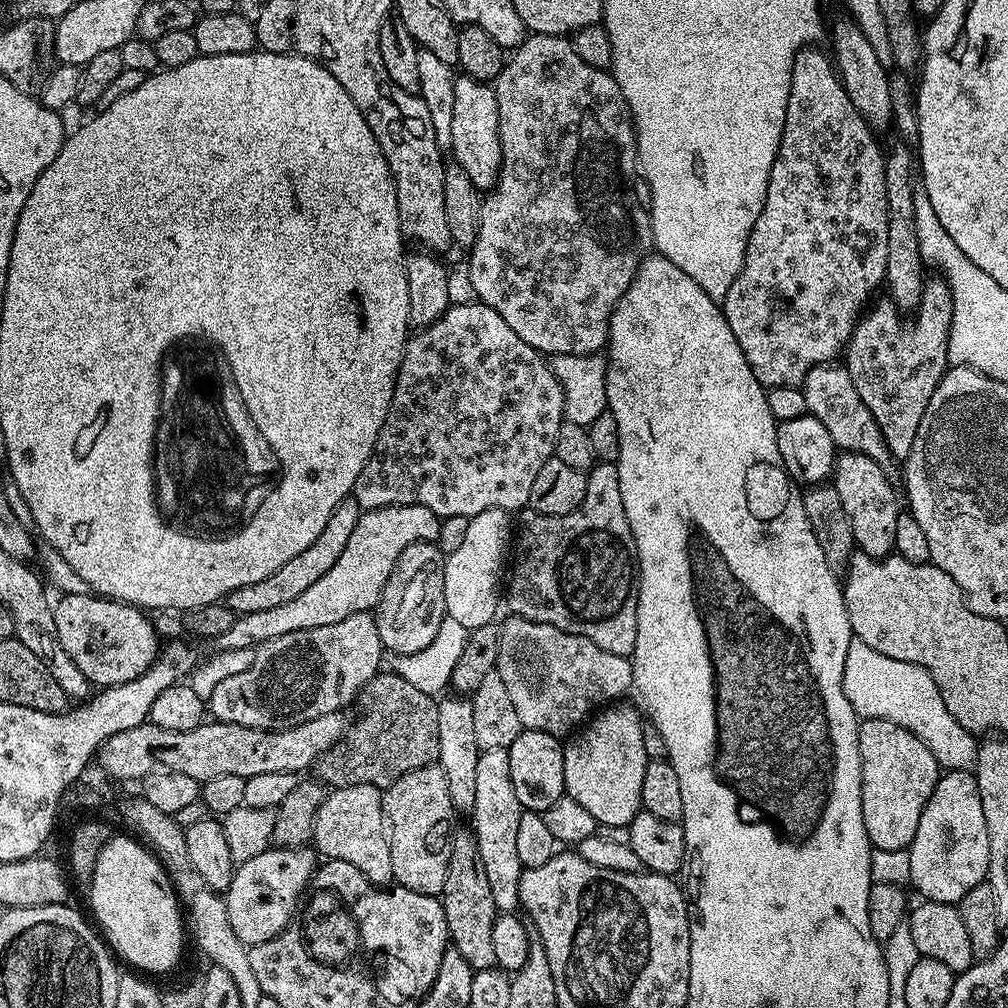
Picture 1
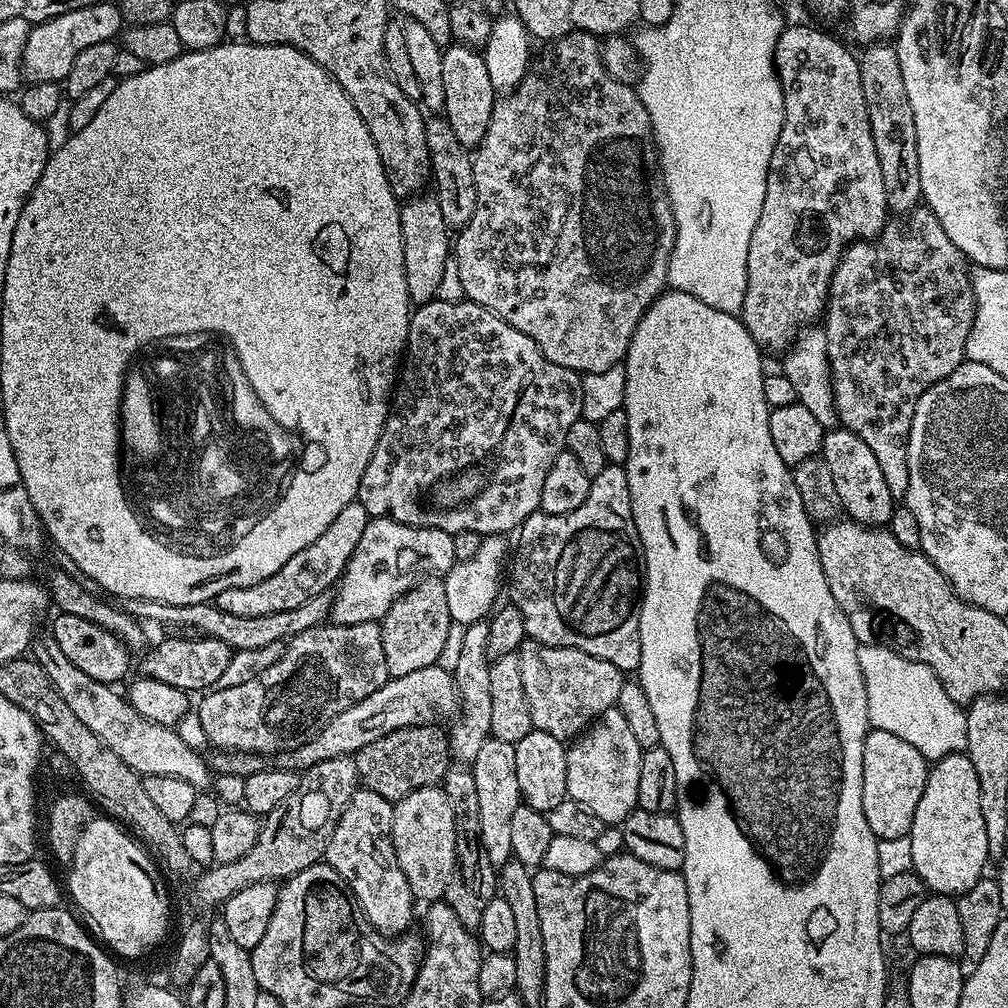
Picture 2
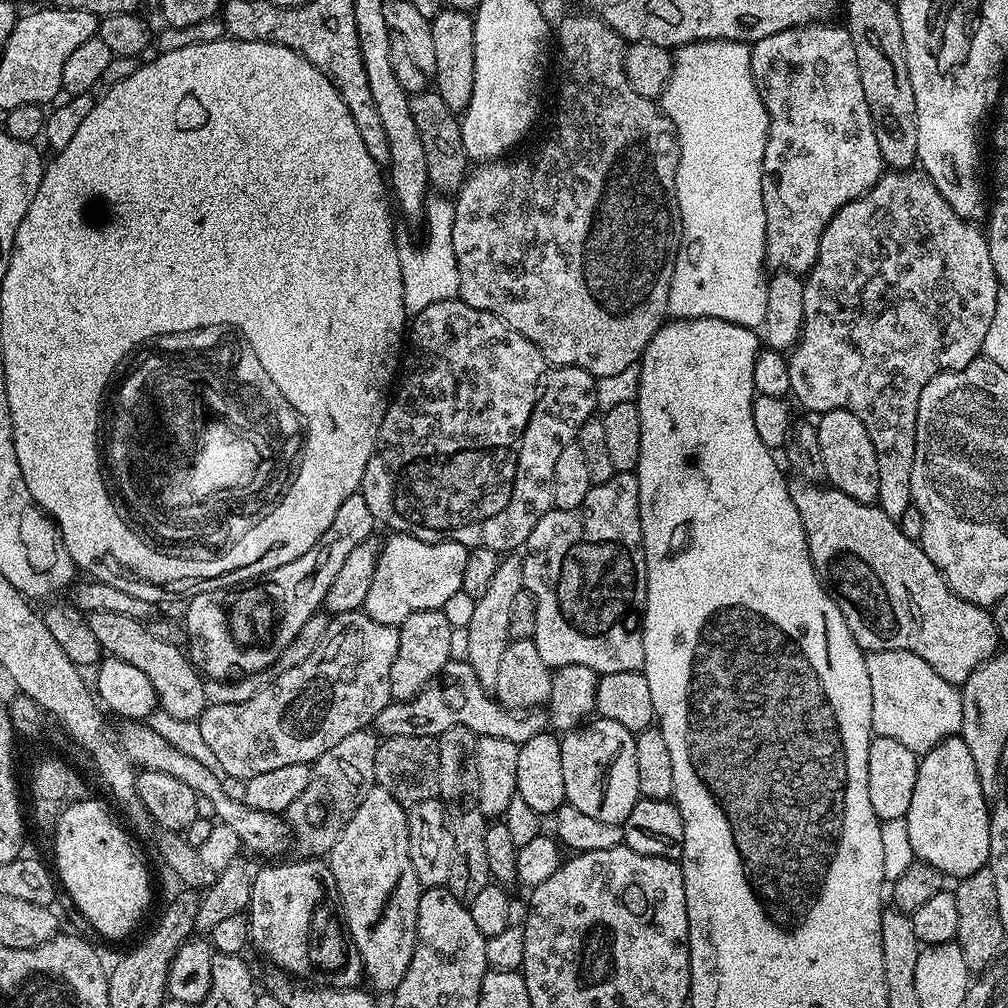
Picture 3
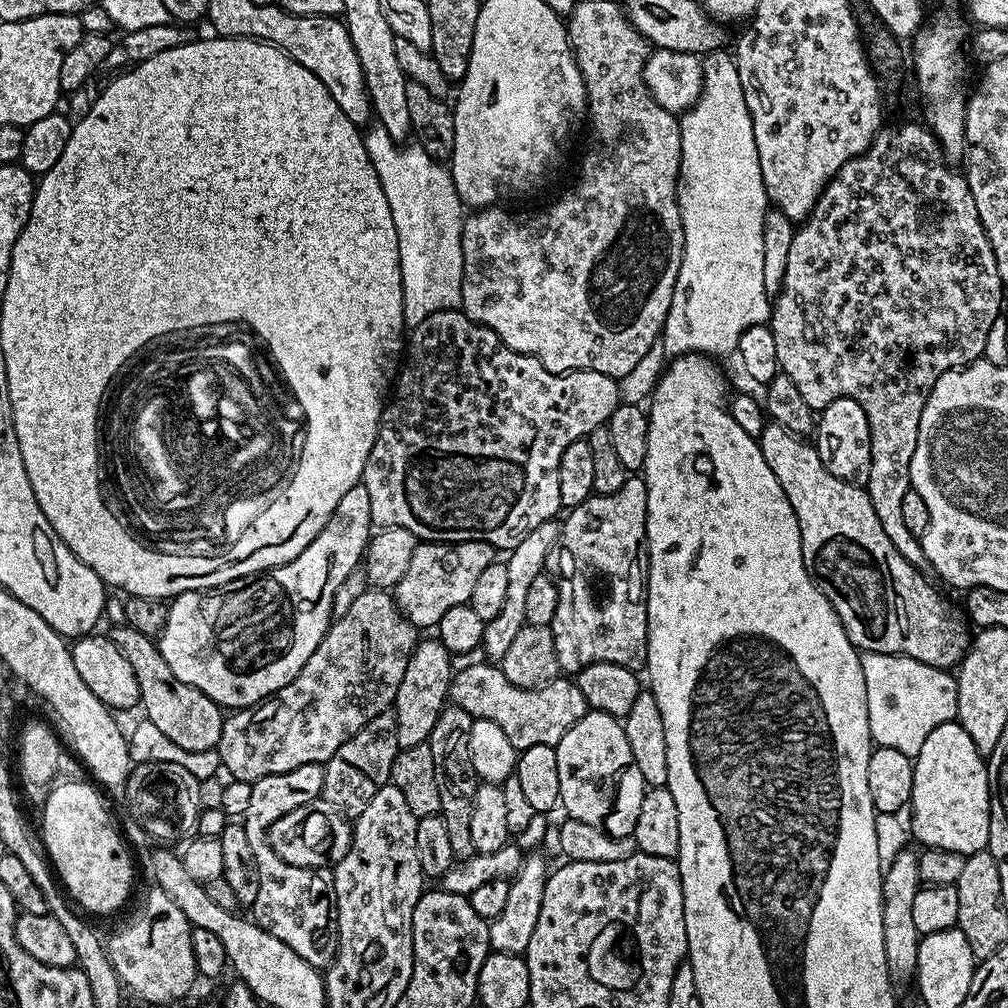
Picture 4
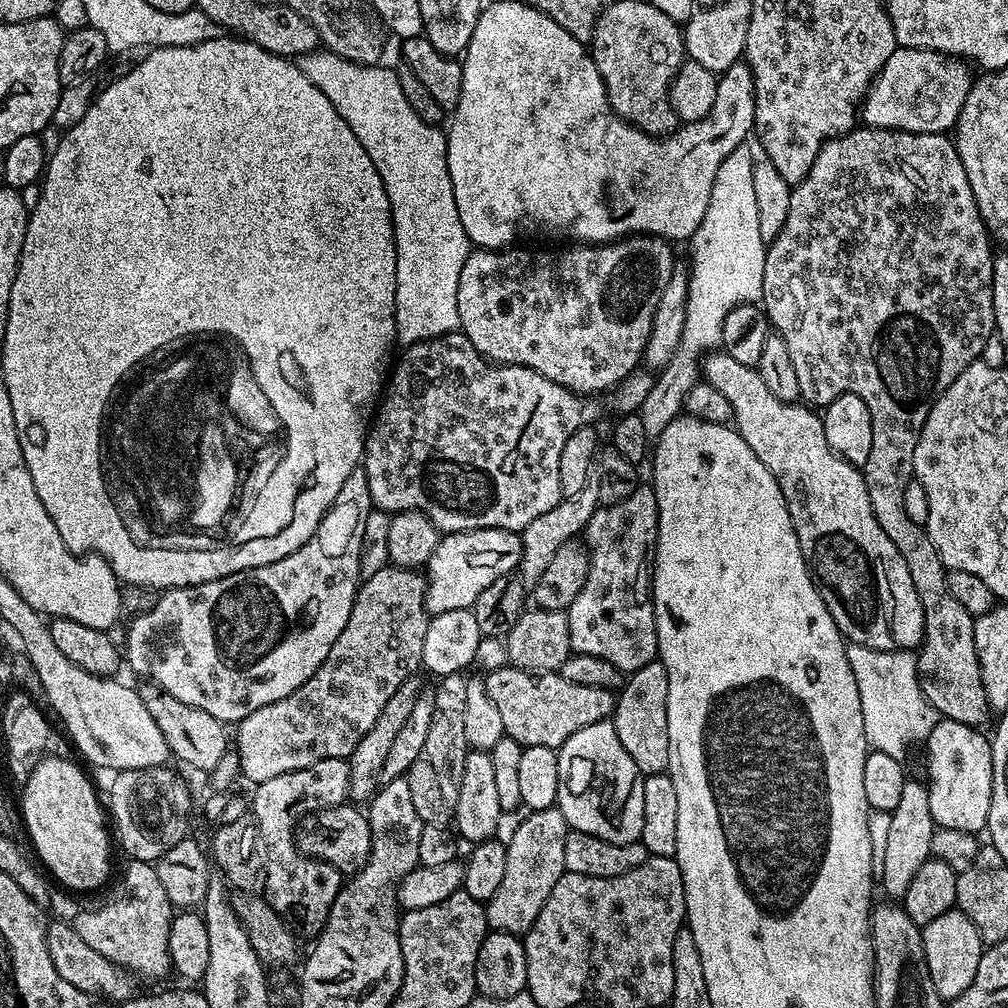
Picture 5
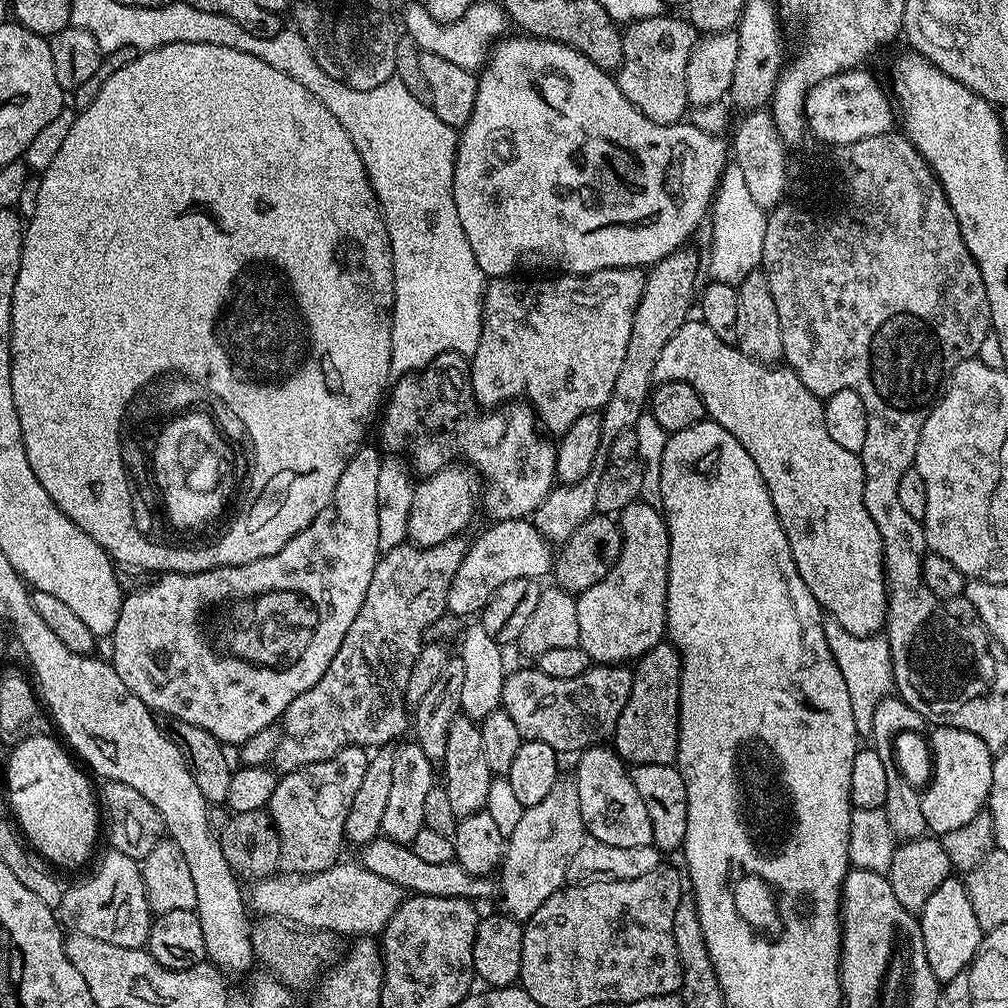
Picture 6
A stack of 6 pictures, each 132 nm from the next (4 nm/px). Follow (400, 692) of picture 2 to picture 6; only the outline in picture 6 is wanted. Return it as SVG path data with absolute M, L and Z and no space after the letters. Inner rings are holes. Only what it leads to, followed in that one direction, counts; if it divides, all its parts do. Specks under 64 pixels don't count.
M596 664L590 666L578 678L549 678L535 666L522 666L516 673L505 675L500 699L502 711L510 714L514 726L518 726L518 734L524 740L546 742L558 754L573 752L579 754L586 748L594 748L605 743L604 740L615 733L618 718L622 714L622 706L626 706L626 698L630 698L633 669L622 664Z

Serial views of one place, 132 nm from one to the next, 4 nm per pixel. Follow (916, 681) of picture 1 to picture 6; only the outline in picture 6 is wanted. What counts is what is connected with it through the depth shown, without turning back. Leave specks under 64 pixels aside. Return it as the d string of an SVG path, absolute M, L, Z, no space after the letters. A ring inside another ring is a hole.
M828 622L824 625L826 646L830 646L830 654L842 670L842 678L846 682L846 690L850 694L850 710L854 710L854 726L861 737L868 738L872 734L872 719L878 702L893 691L892 655L887 639L883 635L859 636L850 634L842 625Z

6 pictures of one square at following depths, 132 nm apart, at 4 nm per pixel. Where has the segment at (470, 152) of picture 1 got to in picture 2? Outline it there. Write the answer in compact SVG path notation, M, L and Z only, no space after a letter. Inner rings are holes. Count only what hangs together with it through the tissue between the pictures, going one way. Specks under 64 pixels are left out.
M453 43L443 49L442 83L446 94L443 115L454 129L454 135L462 146L469 150L486 138L490 126L490 114L494 110L494 102L498 89L490 82L490 73L486 71L486 62L477 49L468 48L465 44Z

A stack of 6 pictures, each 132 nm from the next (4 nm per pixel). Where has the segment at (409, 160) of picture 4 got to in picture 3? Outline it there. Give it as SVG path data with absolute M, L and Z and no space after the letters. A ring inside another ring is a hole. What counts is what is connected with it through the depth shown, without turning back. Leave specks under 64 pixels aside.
M436 194L425 203L422 225L424 241L420 245L401 239L400 265L402 266L402 290L405 313L415 314L434 306L434 302L454 300L460 294L458 262L454 258L454 203L447 195Z

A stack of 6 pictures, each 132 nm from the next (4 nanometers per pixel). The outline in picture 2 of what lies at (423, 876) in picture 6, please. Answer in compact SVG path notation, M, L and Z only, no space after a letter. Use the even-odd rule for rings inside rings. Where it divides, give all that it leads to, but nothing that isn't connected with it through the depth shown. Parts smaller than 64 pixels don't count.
M50 634L41 635L34 644L34 658L46 670L50 682L54 682L54 690L62 694L66 706L74 710L77 716L89 730L94 730L130 770L140 773L141 777L153 776L154 774L170 774L180 776L182 782L190 782L197 790L204 790L213 783L214 776L210 771L207 759L203 760L182 737L176 728L167 728L158 722L150 722L150 718L142 718L138 710L123 695L115 691L113 685L100 684L90 674L82 674L66 654L58 646L58 642Z

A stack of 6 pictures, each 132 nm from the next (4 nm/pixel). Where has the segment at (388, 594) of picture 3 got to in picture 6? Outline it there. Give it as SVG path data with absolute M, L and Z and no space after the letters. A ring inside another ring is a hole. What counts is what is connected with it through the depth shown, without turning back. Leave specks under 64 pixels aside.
M531 519L497 520L475 541L469 543L466 558L462 558L462 566L458 566L458 574L454 574L454 582L450 582L447 611L461 618L475 617L484 611L486 602L490 602L490 594L502 586L502 582L510 582L514 578L544 578L554 568L554 552L548 541L538 534Z

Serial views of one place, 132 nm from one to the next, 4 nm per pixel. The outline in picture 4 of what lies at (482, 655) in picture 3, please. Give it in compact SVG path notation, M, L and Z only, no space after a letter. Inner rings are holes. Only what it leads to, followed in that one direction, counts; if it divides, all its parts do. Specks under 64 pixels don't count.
M555 519L542 522L542 526L534 526L518 546L514 546L507 553L507 589L506 599L503 602L502 610L498 613L498 618L490 618L484 625L482 642L480 646L484 648L485 657L489 661L499 662L506 658L506 649L514 643L514 638L518 630L522 630L526 624L526 593L534 578L538 578L544 571L544 563L549 563L554 549L557 547L560 538L560 524Z

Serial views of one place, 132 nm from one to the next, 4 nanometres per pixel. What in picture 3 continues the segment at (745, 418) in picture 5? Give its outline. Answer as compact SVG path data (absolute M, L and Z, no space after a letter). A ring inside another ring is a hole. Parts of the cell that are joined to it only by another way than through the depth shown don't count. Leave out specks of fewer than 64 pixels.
M799 478L789 483L790 498L802 526L806 530L808 553L812 559L818 578L824 583L824 589L834 598L850 634L865 653L902 650L918 654L946 682L962 686L982 662L986 662L1001 647L1000 635L996 633L996 624L987 607L966 602L954 595L942 573L920 547L917 541L902 534L899 523L890 519L876 504L854 502L850 494L842 494L831 486L821 486Z

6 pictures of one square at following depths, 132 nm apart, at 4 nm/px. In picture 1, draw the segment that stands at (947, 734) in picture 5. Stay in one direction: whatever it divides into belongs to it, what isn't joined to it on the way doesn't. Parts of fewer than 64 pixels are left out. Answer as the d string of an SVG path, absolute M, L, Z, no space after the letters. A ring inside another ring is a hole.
M948 770L934 786L922 818L918 818L918 830L908 848L910 854L910 884L921 892L924 900L959 905L960 899L974 886L985 883L990 866L990 842L986 838L986 822L982 815L982 801L978 798L978 782L968 770Z

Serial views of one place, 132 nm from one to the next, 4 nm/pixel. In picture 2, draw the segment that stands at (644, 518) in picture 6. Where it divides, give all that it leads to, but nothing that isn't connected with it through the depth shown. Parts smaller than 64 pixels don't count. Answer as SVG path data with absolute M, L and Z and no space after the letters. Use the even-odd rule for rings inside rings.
M608 463L597 476L593 476L586 502L582 502L578 510L570 510L570 514L555 516L537 510L520 525L516 538L510 556L510 600L522 610L527 639L546 646L586 650L586 654L594 654L594 658L614 662L620 672L635 673L642 658L640 602L644 595L644 547L634 526L630 486L623 467Z

